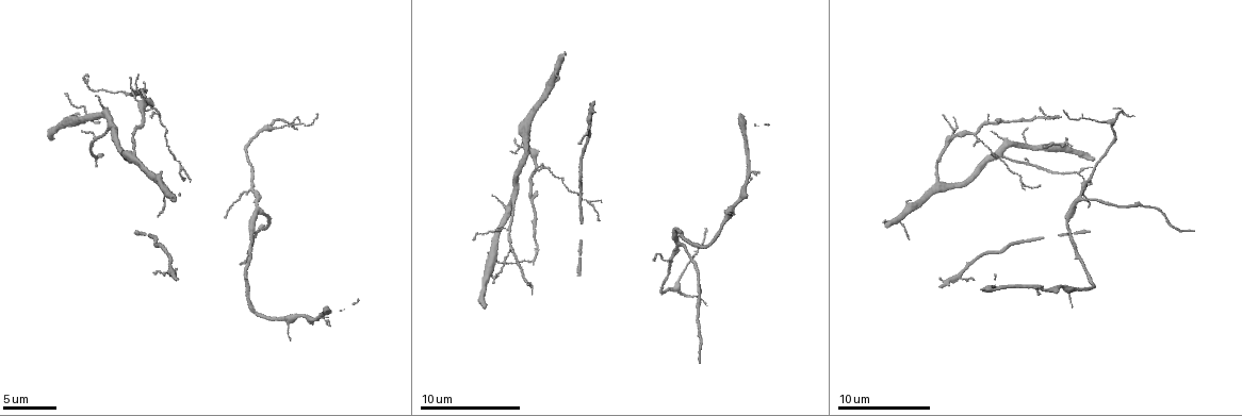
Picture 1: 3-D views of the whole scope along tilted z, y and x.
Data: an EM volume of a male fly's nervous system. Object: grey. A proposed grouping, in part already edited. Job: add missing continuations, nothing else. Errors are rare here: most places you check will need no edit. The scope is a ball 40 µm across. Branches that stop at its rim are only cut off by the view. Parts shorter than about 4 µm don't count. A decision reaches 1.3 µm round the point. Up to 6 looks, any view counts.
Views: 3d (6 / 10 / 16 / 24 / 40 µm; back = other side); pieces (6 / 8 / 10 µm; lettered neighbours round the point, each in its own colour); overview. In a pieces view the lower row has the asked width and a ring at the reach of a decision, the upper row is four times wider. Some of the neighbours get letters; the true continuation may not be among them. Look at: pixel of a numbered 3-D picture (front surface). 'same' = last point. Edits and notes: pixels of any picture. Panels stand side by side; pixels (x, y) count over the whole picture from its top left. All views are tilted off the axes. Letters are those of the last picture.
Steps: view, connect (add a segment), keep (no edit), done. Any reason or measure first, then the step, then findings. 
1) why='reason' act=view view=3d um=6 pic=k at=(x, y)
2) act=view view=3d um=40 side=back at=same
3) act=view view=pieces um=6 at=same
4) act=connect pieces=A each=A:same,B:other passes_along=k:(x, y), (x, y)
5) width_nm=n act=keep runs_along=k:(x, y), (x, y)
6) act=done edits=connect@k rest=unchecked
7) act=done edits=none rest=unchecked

why='free end' act=view view=pieces um=8 pic=1 at=(530, 294)

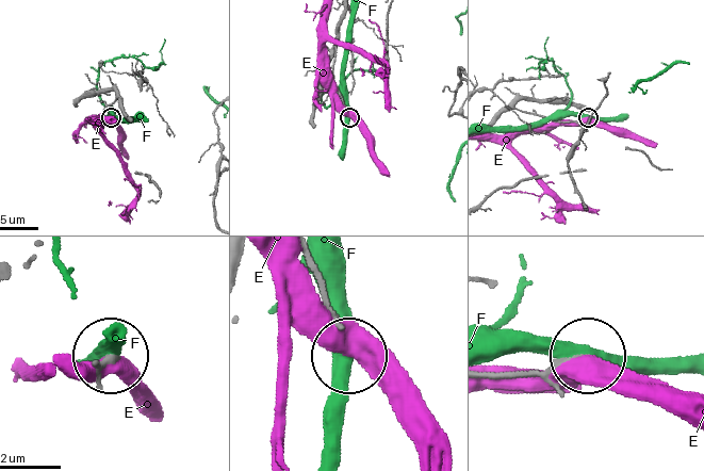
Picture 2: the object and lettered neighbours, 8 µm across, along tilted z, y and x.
act=keep each=E:other,F:other runs_along=2:(487, 373), (544, 371), (585, 354) found='no lettered segment goes on from it'

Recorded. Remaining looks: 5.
why='an open end' act=view view=pieces um=8 pic=1 at=(98, 121)

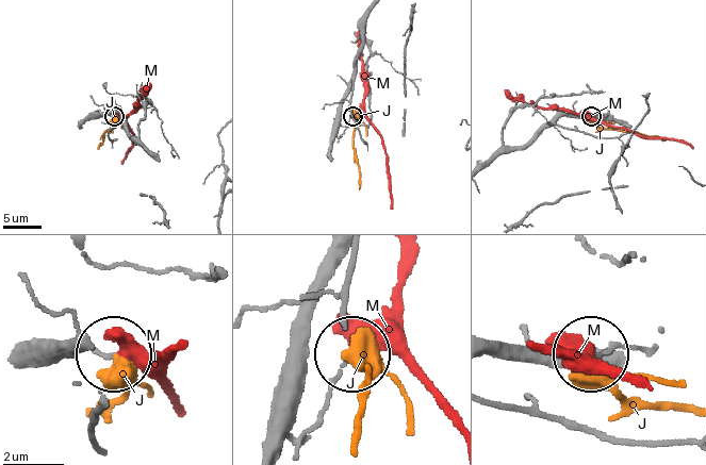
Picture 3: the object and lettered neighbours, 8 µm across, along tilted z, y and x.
width_nm=110 act=keep each=J:other,M:other found='none of them fits'

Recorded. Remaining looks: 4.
why='end of a long branch' act=view view=pieces um=10 pic=1 at=(318, 114)

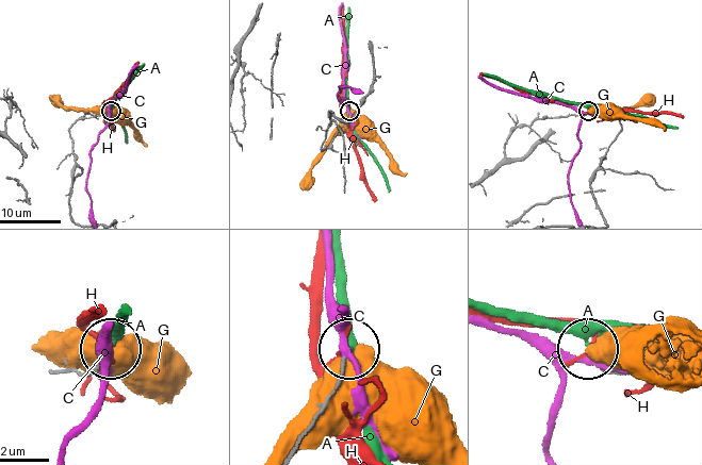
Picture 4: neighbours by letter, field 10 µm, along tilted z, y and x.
act=keep each=A:other,C:other,G:other,H:other found='no lettered segment goes on from it'

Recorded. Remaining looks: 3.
act=done edits=none rest=unchecked

